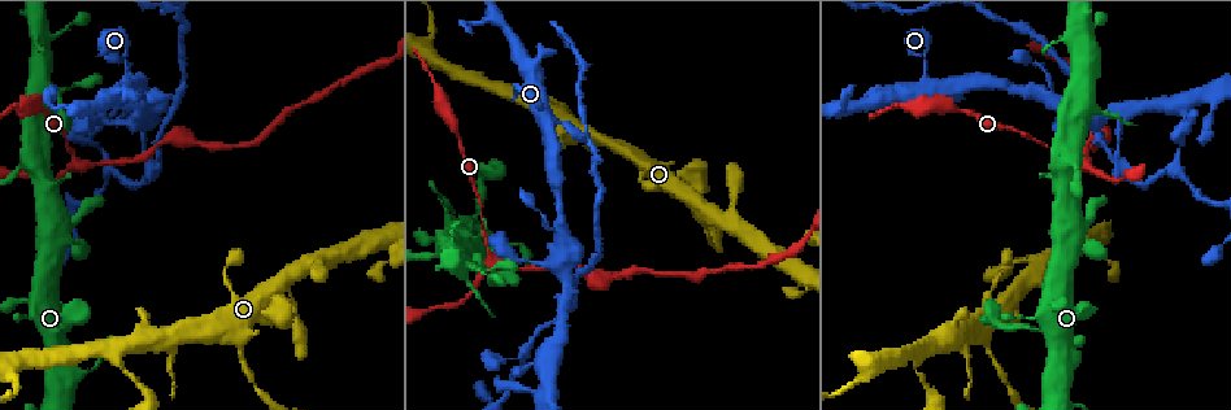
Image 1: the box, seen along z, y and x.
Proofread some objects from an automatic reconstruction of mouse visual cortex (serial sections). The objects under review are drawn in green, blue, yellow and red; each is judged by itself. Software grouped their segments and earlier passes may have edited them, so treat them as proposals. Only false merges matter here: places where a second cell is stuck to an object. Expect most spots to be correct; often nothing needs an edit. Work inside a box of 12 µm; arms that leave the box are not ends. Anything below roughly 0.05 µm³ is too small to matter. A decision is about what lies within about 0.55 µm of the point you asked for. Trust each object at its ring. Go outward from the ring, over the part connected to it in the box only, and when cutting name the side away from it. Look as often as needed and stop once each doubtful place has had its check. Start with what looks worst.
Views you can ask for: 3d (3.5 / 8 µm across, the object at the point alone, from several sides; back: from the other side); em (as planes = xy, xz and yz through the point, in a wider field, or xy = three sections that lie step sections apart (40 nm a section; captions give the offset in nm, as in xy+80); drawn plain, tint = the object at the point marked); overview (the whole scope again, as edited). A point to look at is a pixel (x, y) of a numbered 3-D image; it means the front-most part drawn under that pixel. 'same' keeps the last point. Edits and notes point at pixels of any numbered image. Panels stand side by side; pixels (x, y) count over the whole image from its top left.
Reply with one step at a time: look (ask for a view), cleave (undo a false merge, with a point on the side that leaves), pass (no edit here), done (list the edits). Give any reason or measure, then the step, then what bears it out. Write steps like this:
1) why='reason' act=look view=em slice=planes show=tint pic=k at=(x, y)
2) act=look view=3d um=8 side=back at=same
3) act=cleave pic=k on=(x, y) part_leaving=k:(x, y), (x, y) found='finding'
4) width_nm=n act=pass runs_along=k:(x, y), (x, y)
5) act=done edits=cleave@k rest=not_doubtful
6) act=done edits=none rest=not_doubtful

act=look view=3d um=3.5 pic=1 at=(927, 81)

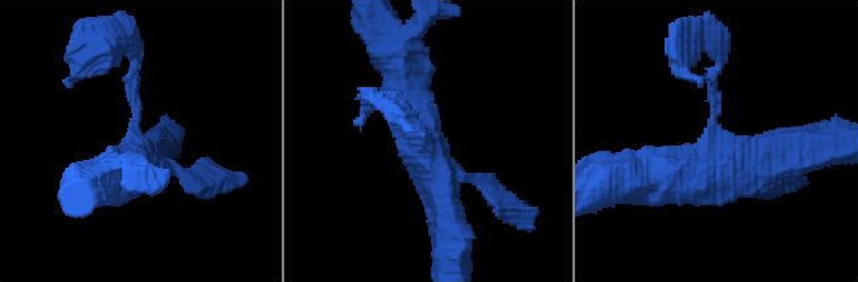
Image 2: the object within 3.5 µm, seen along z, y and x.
why='now the EM' act=look view=em slice=xy step=1 show=tint pic=2 at=(139, 146)

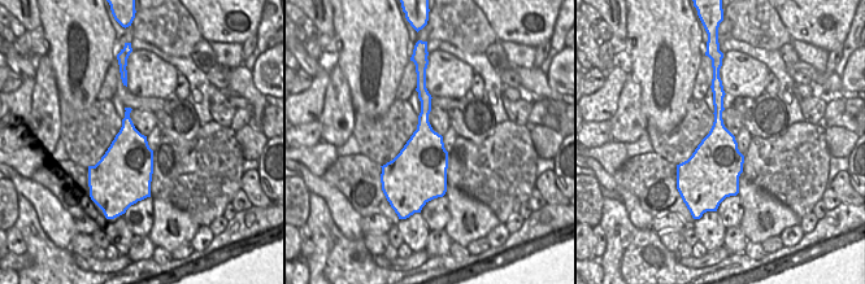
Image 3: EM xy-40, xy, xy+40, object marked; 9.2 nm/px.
why='another direction' act=look view=em slice=xy step=2 show=tint at=same

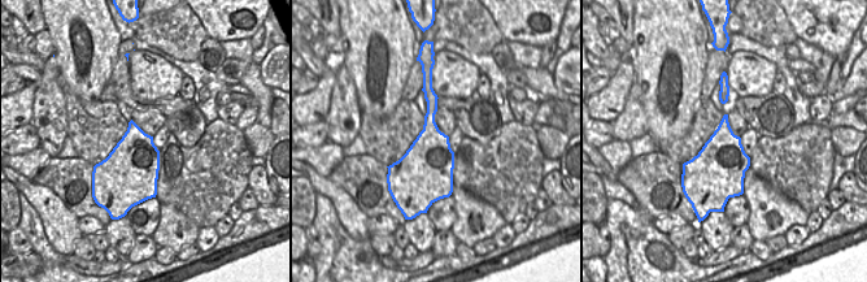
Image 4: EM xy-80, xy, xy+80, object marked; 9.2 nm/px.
arms=4 arm_widths_nm=100,150,400,600 act=pass runs_along=2:(715, 60), (722, 148), (792, 156) found='one cell here'

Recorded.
why='three-way junction' act=look view=em slice=xy step=3 show=tint pic=1 at=(574, 301)

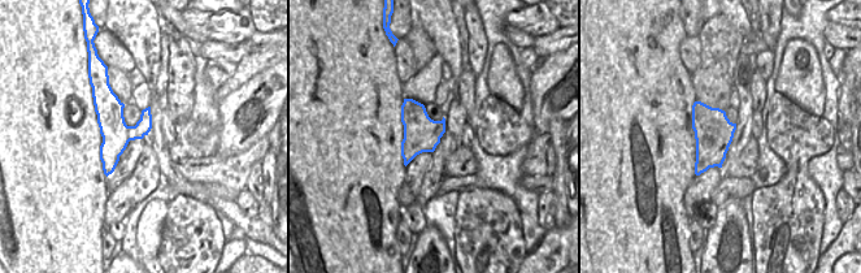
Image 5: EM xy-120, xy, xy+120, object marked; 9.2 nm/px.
why='see where the arms go' act=look view=3d um=3.5 at=same

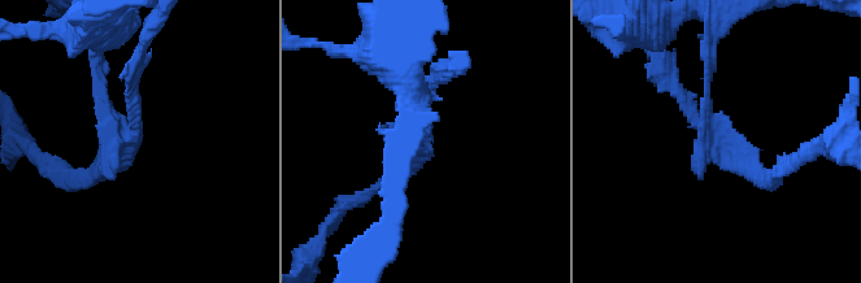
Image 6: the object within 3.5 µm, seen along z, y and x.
width_nm=340 act=cleave pic=6 on=(674, 81) part_leaving=6:(729, 143), (755, 174), (801, 155) found='two cells meet here'

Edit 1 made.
why='narrows sharply' act=look view=3d um=8 pic=1 at=(241, 360)

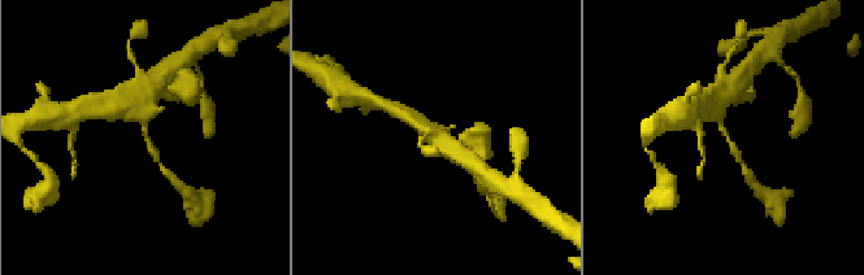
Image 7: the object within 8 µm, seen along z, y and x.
why='closer look' act=look view=3d um=3.5 pic=7 at=(146, 140)

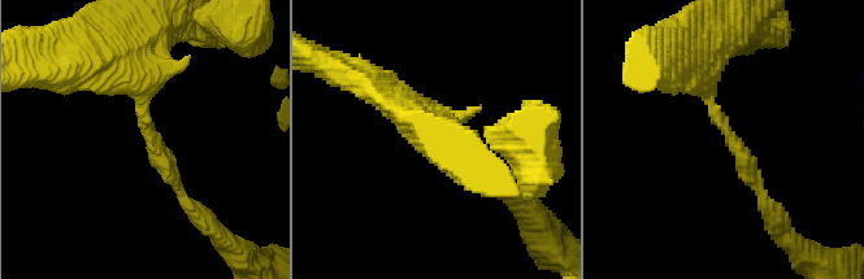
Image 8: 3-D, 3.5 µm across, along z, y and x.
arm_widths_nm=150,350 act=look view=em slice=planes show=tint pic=8 at=(729, 138)

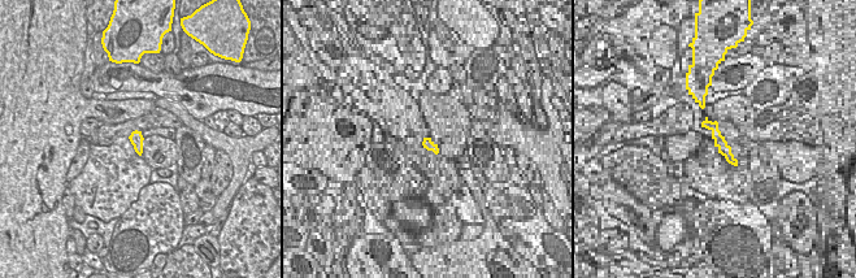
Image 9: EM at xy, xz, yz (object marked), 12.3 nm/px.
act=pass runs_along=8:(113, 52), (185, 203) found='continuous, no second cell'

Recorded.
act=done edits=cleave@6 rest=not_doubtful

